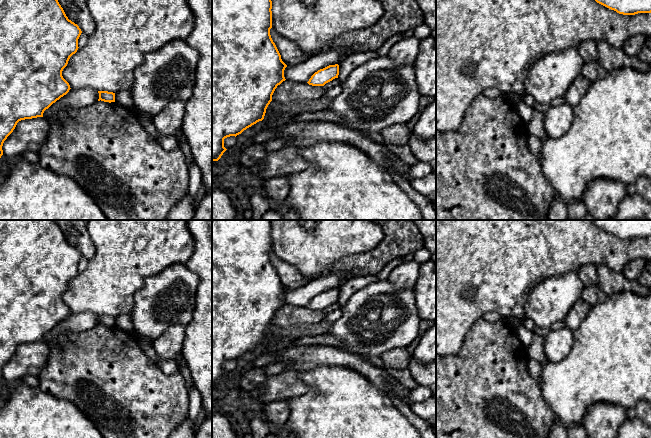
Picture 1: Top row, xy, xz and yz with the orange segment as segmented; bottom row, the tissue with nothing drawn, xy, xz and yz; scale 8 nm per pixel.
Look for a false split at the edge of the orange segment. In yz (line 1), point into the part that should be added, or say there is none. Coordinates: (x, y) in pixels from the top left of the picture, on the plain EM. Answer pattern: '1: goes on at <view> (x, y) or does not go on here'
1: does not go on here

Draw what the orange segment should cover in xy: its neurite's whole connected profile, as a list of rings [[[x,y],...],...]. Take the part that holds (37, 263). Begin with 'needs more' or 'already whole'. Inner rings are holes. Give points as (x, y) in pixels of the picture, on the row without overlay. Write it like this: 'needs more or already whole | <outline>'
already whole | [[[0,220],[0,382],[3,379],[4,365],[13,356],[19,345],[43,341],[44,335],[71,313],[69,307],[63,302],[62,295],[67,290],[70,281],[77,276],[81,257],[79,250],[68,243],[54,220]]]

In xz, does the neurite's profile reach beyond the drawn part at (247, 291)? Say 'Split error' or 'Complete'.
Complete

